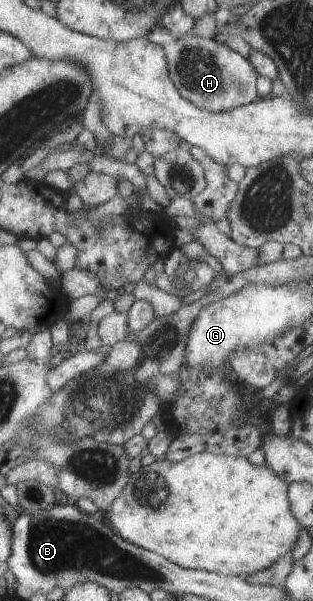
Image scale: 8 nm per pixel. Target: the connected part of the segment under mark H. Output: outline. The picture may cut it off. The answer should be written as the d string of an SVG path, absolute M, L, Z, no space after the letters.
M157 24L147 34L148 42L164 46L167 50L170 75L179 92L200 109L214 113L230 111L251 104L261 98L258 91L260 72L249 58L231 50L215 39L187 34L174 40L170 31Z

